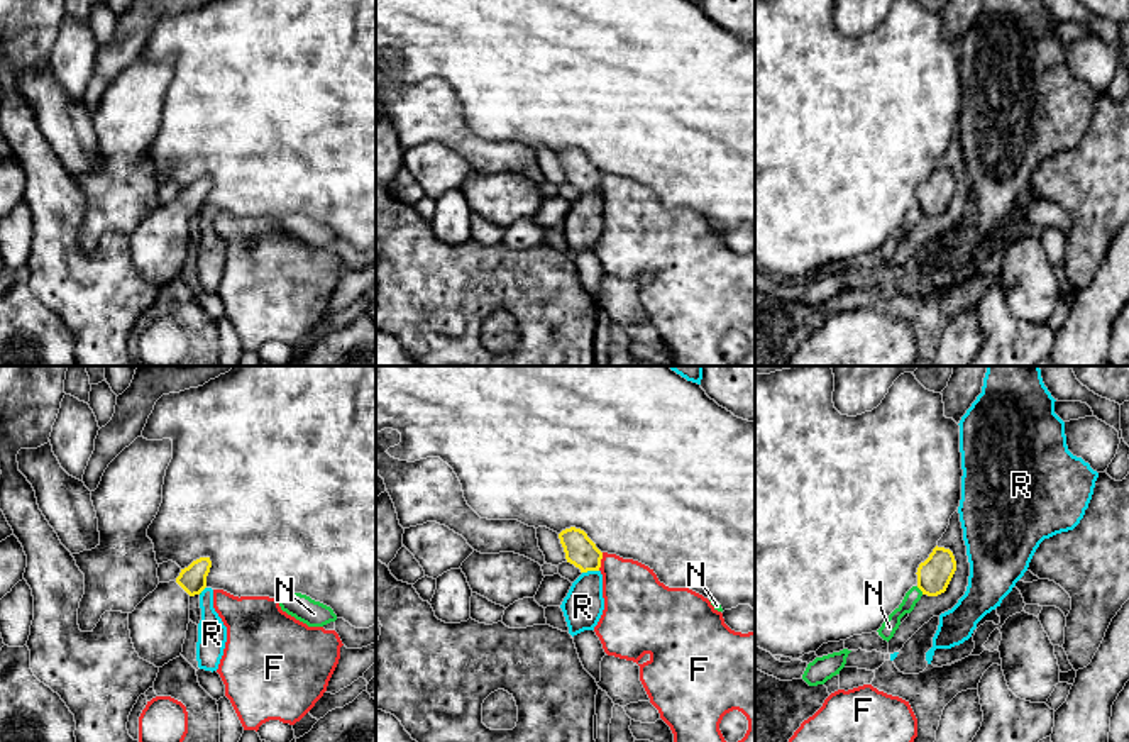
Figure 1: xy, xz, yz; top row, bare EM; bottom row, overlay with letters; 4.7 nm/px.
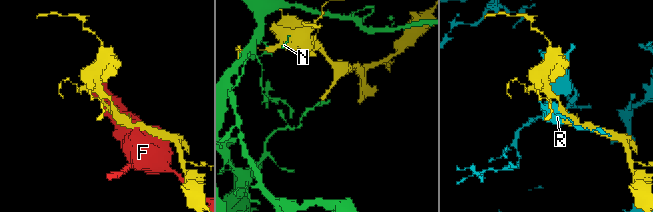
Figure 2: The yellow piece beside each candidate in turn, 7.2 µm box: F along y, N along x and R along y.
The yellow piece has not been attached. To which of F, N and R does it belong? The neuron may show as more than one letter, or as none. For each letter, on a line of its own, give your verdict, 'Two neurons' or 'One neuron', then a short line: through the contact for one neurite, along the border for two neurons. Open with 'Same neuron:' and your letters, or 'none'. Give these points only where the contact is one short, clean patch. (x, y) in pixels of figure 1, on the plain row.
Same neuron: none
F: Two neurons
N: Two neurons
R: Two neurons

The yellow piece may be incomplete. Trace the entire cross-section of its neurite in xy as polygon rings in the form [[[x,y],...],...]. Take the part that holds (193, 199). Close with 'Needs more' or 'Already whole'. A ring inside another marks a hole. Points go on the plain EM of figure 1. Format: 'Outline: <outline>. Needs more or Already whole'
Outline: [[[200,178],[169,203],[159,203],[132,234],[129,251],[140,280],[162,288],[183,273],[190,244],[190,219],[207,208],[210,178]]]. Needs more

